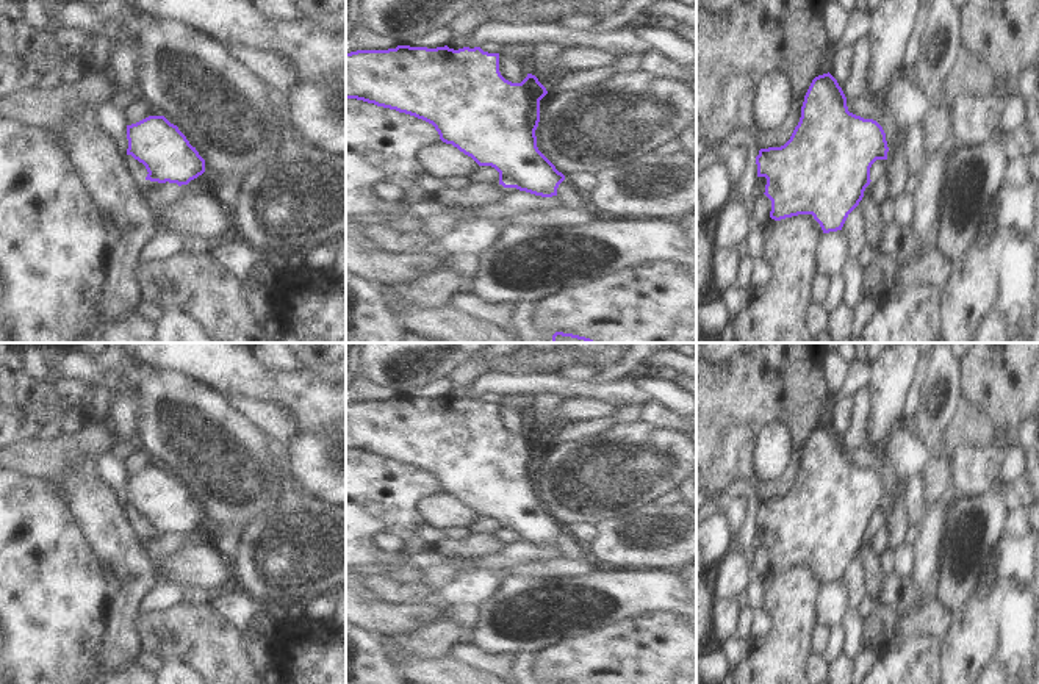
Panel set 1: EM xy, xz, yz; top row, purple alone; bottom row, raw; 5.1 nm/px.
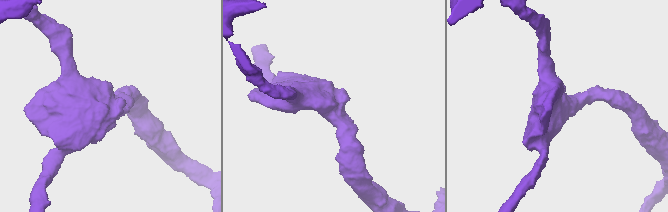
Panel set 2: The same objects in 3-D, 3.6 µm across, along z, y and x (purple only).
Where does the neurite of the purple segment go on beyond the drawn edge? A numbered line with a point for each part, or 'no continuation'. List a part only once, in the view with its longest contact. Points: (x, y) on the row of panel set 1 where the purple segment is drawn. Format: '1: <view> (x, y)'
no continuation

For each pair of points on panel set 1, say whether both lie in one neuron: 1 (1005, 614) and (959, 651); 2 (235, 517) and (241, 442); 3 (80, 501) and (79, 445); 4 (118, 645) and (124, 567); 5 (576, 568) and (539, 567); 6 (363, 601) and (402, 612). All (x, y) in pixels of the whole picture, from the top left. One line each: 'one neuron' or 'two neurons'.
1: two neurons
2: one neuron
3: two neurons
4: one neuron
5: one neuron
6: one neuron

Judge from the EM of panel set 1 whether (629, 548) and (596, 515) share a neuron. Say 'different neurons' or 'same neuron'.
different neurons

